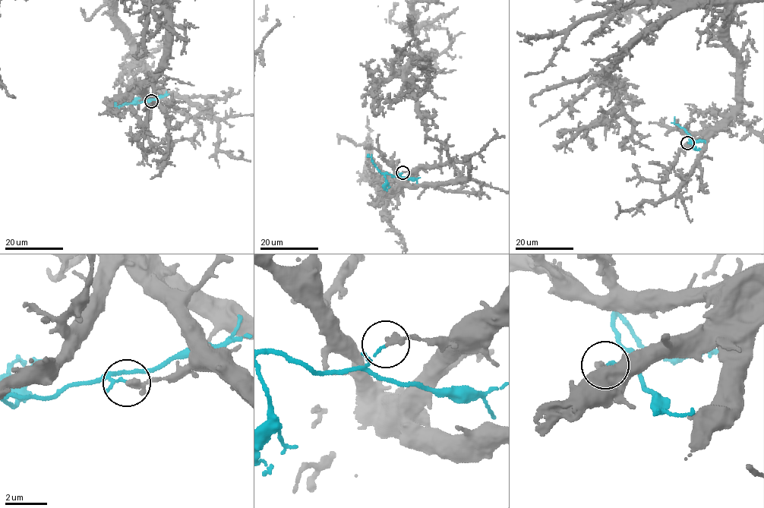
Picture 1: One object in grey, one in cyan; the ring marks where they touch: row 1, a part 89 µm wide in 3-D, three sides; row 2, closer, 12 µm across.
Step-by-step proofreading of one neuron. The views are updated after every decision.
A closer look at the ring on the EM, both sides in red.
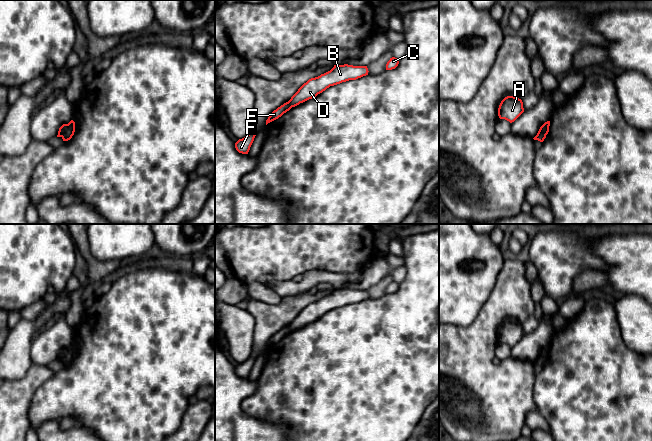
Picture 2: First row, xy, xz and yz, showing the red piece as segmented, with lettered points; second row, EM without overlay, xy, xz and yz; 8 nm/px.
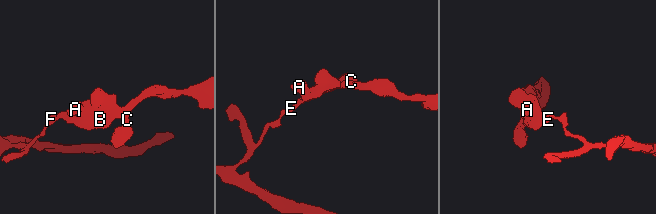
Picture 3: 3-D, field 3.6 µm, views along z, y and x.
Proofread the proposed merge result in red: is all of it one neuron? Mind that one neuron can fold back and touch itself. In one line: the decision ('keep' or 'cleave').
cleave

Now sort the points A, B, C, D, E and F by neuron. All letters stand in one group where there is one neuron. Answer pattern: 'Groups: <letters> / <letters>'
Groups: A B C D / E F

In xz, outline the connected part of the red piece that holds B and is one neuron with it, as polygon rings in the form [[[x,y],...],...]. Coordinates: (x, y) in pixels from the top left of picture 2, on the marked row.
[[[334,65],[334,67],[318,77],[309,79],[288,101],[291,107],[295,107],[309,99],[316,97],[330,86],[349,80],[356,80],[368,75],[367,66]]]

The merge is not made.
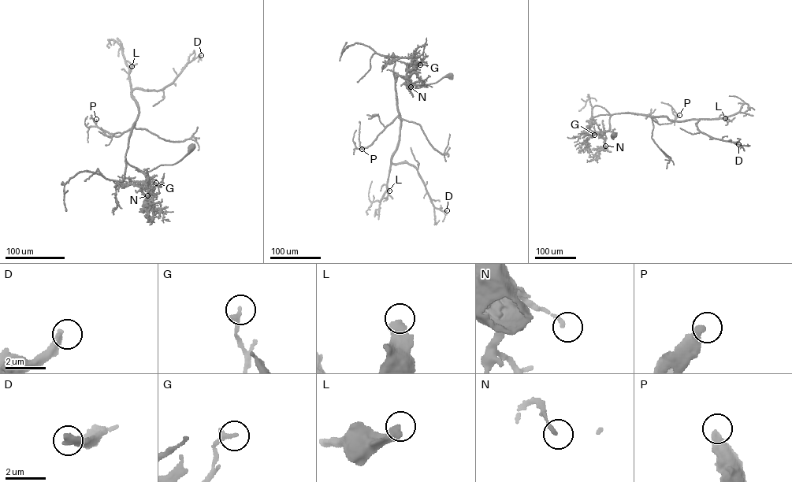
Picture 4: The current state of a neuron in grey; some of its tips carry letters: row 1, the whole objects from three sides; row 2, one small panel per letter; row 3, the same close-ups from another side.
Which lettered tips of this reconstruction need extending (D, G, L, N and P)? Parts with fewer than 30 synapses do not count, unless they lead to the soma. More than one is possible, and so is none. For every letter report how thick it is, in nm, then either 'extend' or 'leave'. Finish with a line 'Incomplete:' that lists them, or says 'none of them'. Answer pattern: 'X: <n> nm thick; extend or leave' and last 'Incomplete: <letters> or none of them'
D: 400 nm thick; extend
G: 280 nm thick; leave
L: 500 nm thick; leave
N: 180 nm thick; leave
P: 360 nm thick; leave
Incomplete: D

